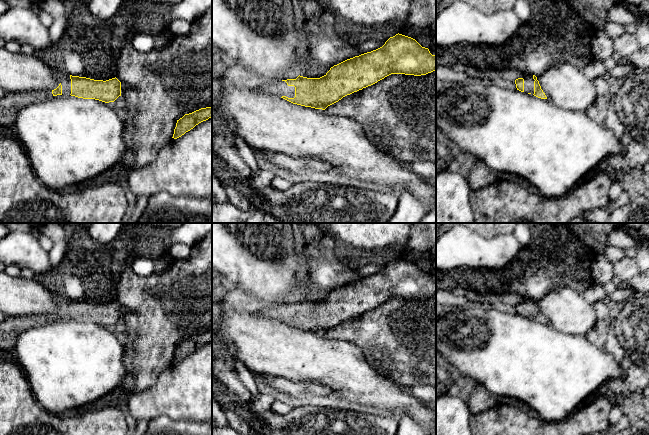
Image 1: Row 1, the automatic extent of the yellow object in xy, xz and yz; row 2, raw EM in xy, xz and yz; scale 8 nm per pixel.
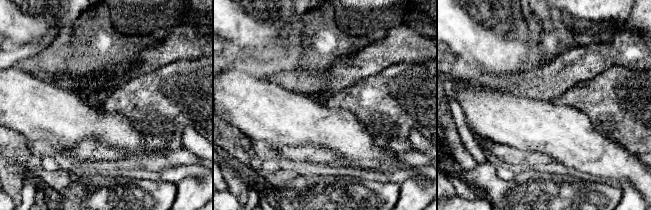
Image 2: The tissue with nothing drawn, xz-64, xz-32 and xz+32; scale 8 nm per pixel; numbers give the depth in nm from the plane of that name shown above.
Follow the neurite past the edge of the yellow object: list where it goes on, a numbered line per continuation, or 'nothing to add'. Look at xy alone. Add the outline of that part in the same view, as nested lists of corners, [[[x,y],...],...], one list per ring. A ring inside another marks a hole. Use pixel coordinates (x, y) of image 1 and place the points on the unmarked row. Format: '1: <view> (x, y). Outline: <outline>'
1: xy (11, 326). Outline: [[[70,299],[62,300],[56,311],[40,315],[6,316],[0,322],[0,350],[12,351],[16,345],[18,335],[32,327],[37,327],[53,321],[52,315],[62,309],[62,319],[71,318]]]

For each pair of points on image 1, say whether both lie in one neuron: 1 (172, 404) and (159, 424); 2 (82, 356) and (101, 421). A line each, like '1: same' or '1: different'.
1: different
2: different

